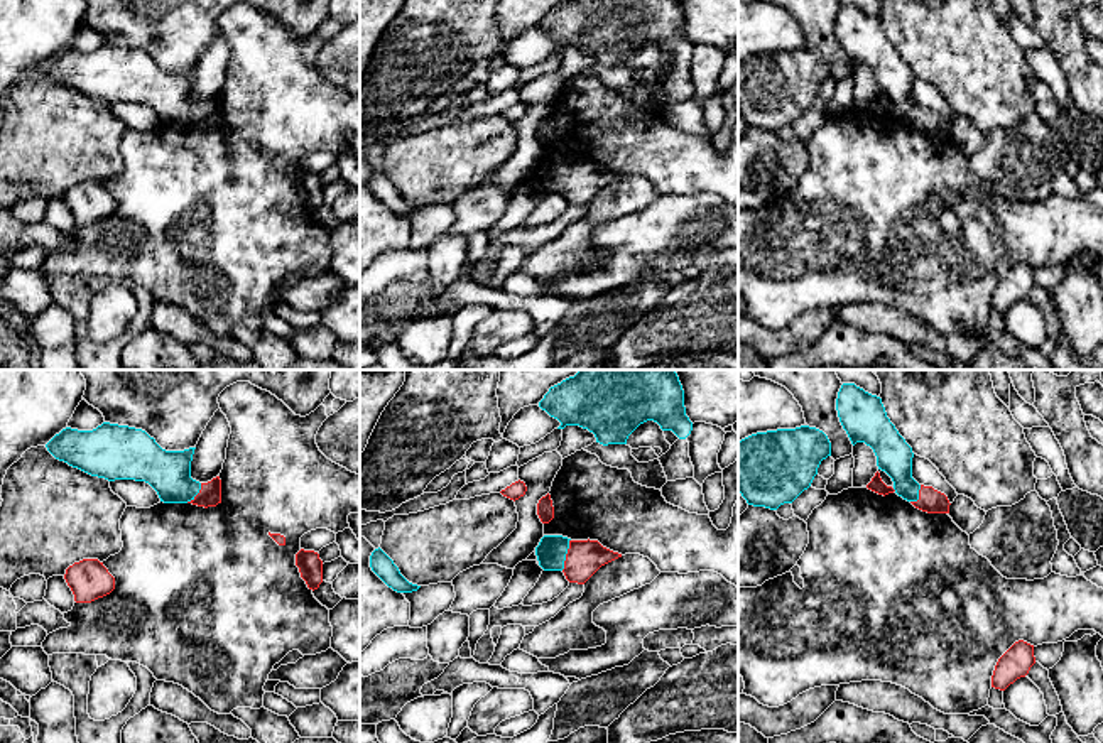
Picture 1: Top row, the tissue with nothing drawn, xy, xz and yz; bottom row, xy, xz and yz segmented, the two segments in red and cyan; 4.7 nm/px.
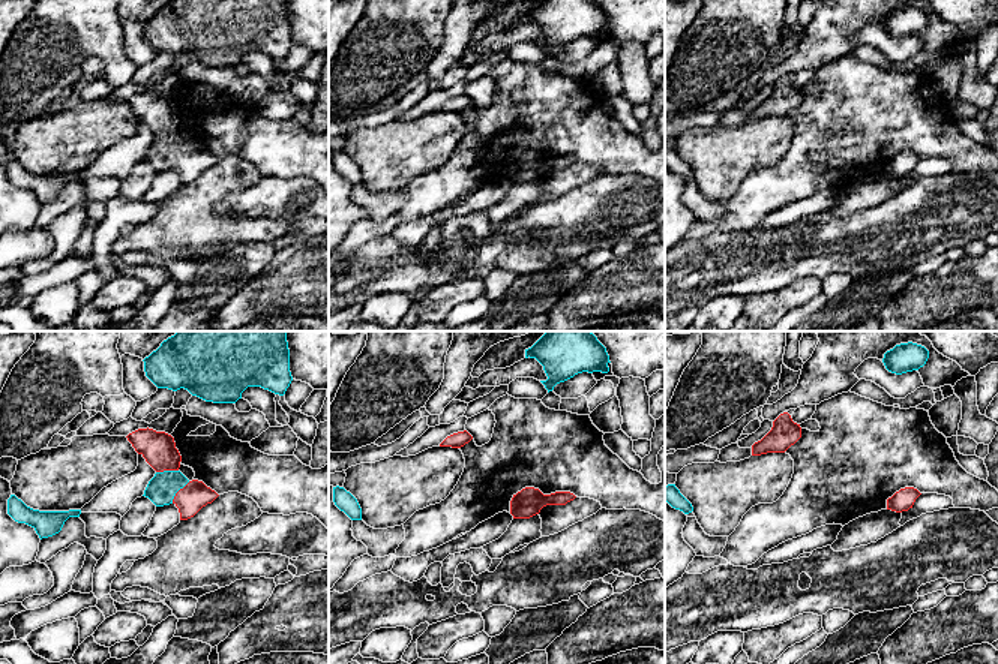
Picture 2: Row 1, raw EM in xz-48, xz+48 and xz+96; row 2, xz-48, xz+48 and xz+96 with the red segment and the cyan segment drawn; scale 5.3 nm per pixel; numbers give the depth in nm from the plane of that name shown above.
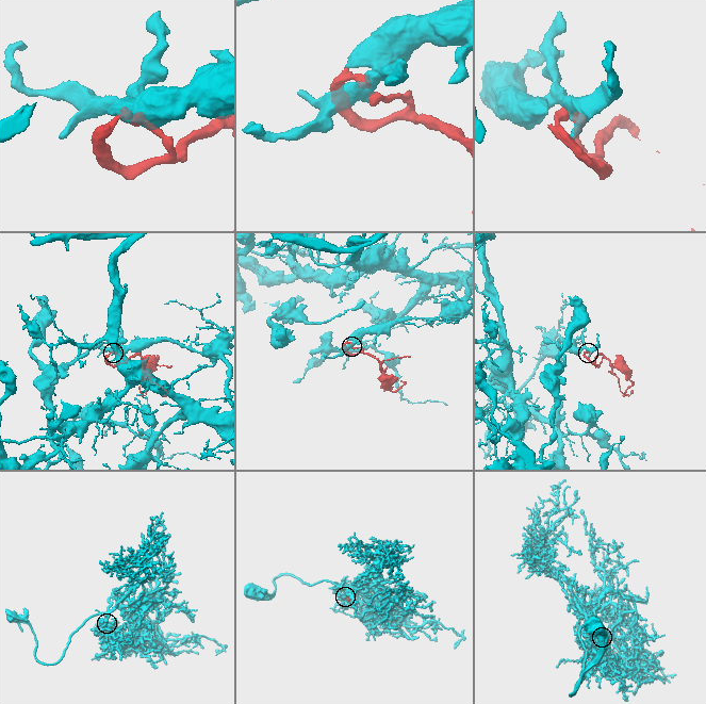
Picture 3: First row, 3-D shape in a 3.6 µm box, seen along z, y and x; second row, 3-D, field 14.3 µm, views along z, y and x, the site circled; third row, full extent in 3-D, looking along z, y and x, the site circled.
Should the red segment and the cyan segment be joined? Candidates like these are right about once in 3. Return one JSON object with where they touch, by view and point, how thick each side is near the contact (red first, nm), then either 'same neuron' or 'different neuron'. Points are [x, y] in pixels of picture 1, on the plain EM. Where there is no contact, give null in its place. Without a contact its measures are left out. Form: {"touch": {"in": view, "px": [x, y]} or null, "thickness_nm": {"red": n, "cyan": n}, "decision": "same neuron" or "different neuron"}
{"touch": {"in": "xz", "px": [566, 176]}, "thickness_nm": {"red": 170, "cyan": 140}, "decision": "same neuron"}

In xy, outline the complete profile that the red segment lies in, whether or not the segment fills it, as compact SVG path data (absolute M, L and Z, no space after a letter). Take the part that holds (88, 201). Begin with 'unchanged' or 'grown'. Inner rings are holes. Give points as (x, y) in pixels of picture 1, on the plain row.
unchanged; M83 181L66 191L64 201L76 225L91 225L115 211L115 199L98 181Z

